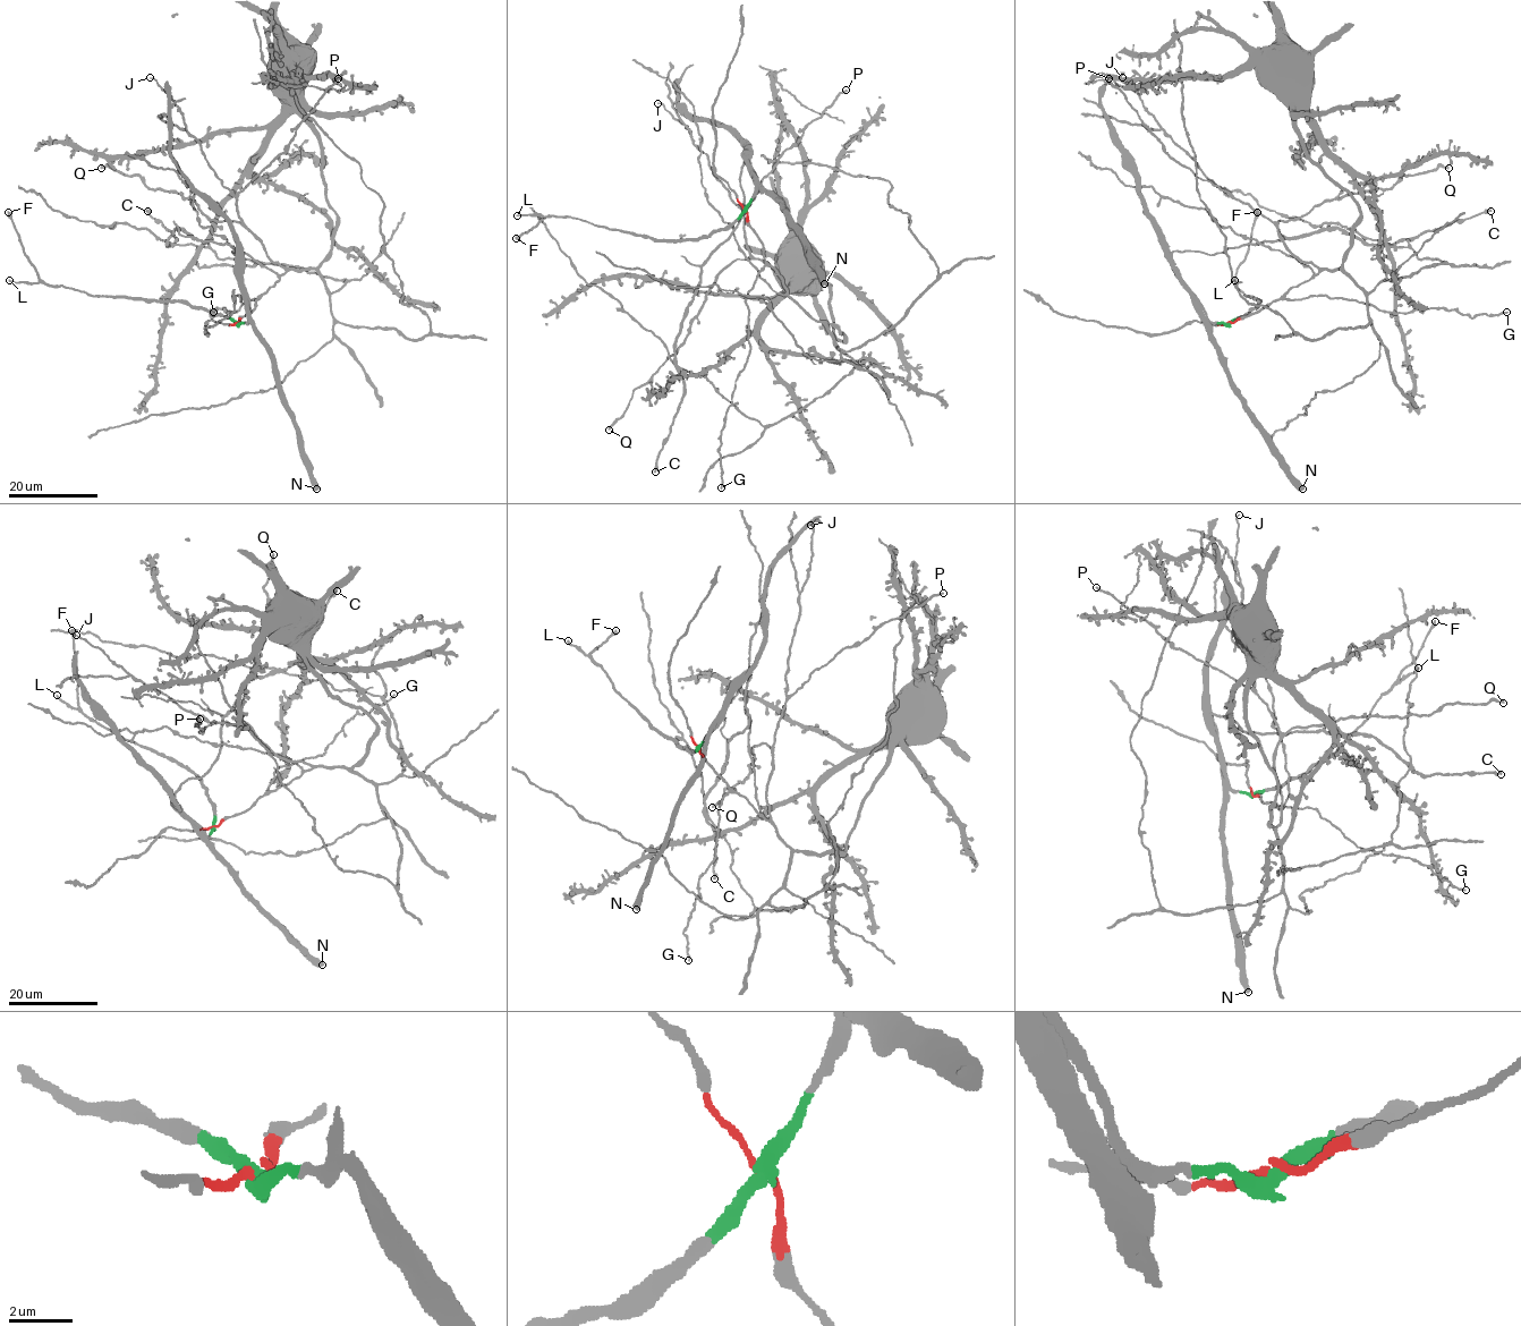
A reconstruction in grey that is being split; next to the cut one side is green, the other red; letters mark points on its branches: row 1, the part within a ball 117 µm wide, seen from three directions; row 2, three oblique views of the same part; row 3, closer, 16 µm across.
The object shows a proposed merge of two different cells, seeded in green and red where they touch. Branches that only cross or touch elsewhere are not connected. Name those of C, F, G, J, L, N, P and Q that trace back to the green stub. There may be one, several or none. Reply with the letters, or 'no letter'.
C, F, L, N

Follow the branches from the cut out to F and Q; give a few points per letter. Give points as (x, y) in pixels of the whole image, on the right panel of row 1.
F: (1228, 323), (1246, 315), (1258, 302), (1235, 286), (1234, 278), (1248, 252), (1257, 211)
Q: (1228, 323), (1281, 299), (1318, 269), (1298, 260), (1279, 221), (1325, 201), (1390, 189), (1401, 176), (1447, 168)

